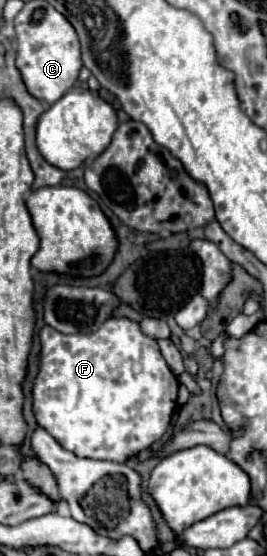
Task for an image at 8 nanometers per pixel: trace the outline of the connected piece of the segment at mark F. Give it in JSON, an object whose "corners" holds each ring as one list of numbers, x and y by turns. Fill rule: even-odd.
{"corners":[[111,317,99,331,89,335,61,335,45,325,39,339,41,369,33,387,33,411,37,423,53,435,63,449,69,449,79,457,127,463,129,457,149,449,165,435,177,405,179,381,167,367,157,341,147,337,139,323,125,317]]}

